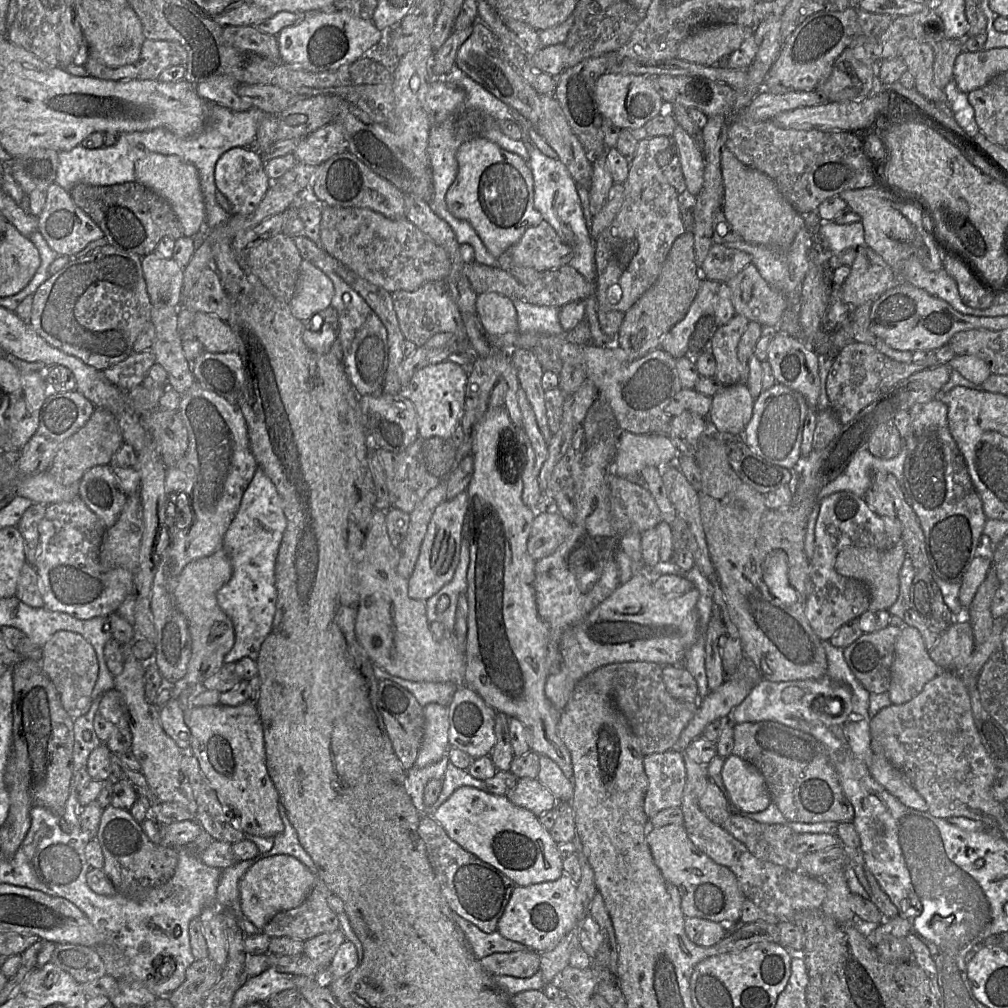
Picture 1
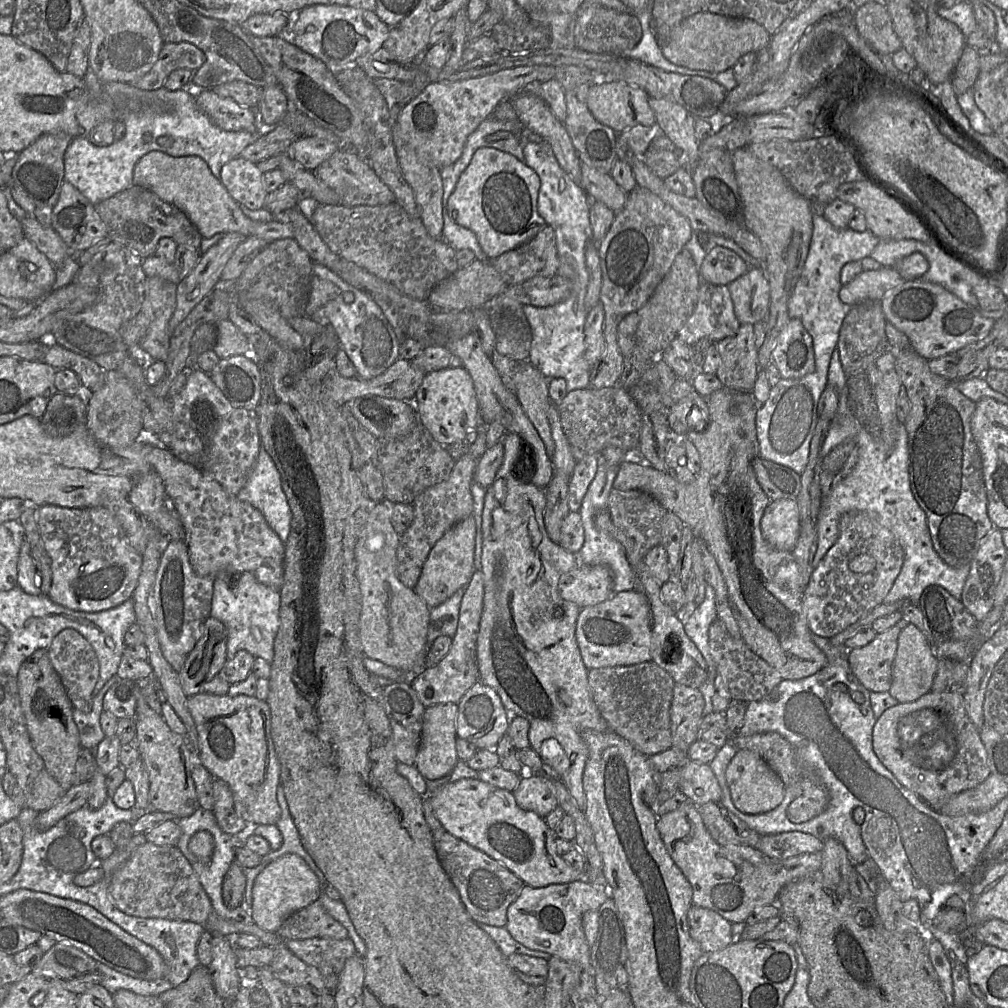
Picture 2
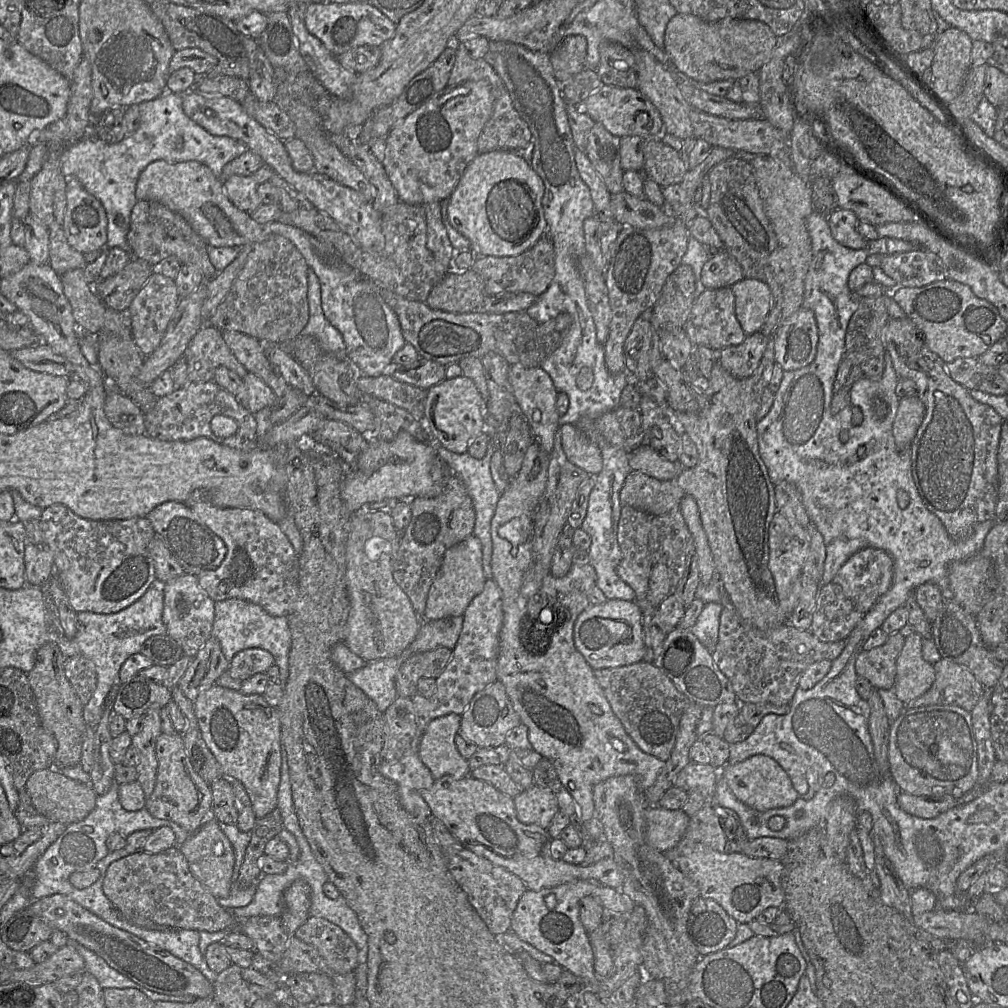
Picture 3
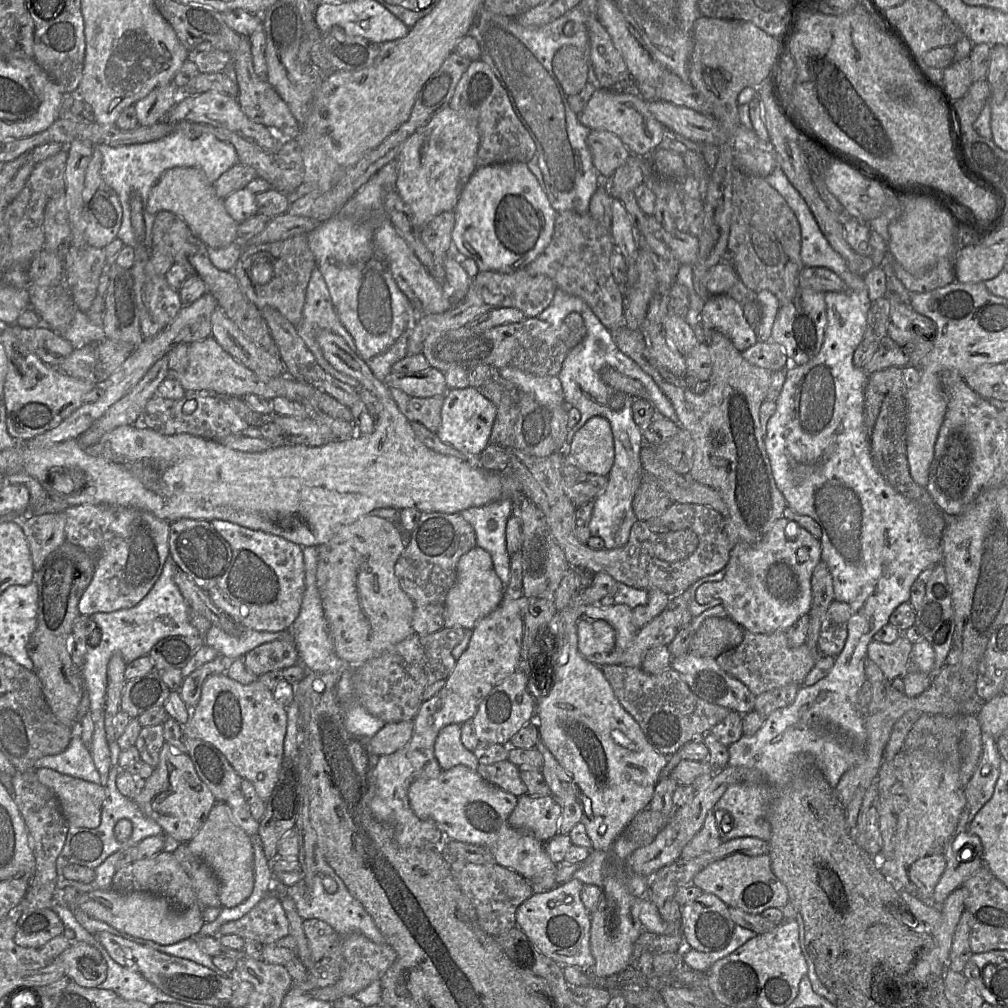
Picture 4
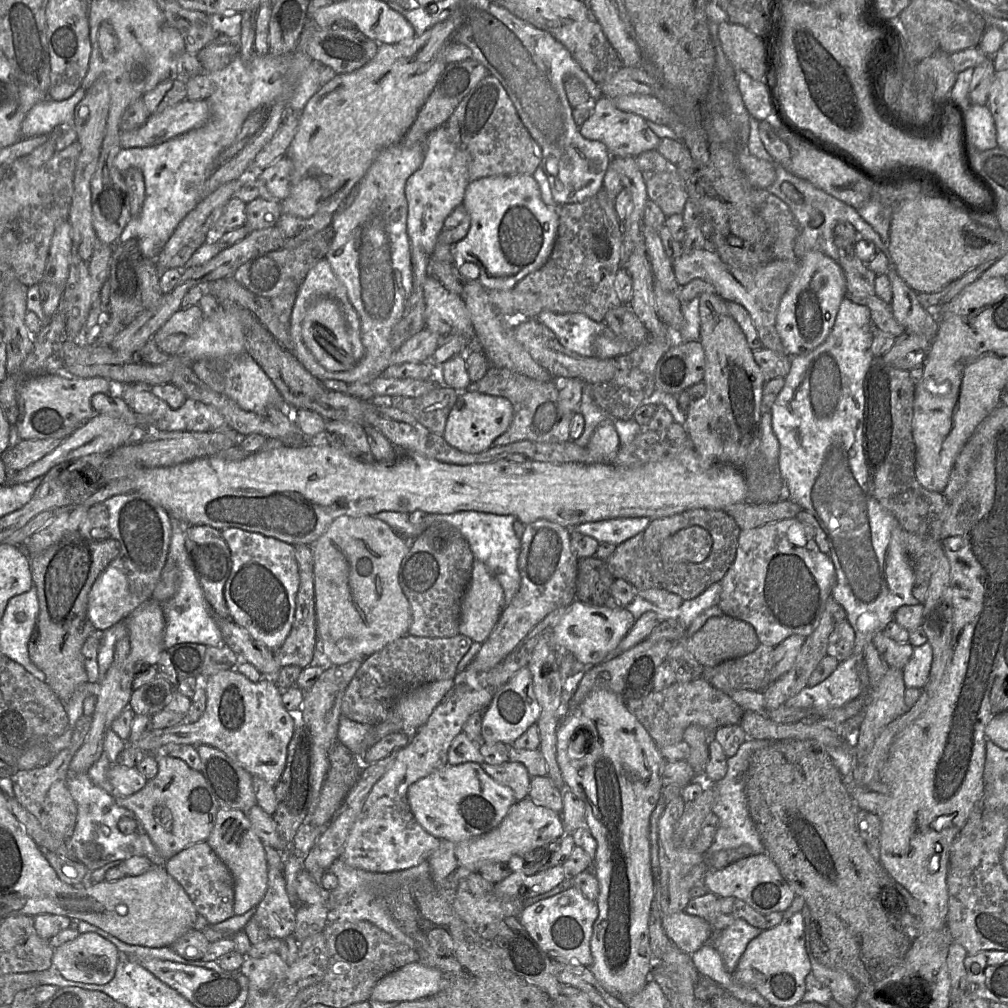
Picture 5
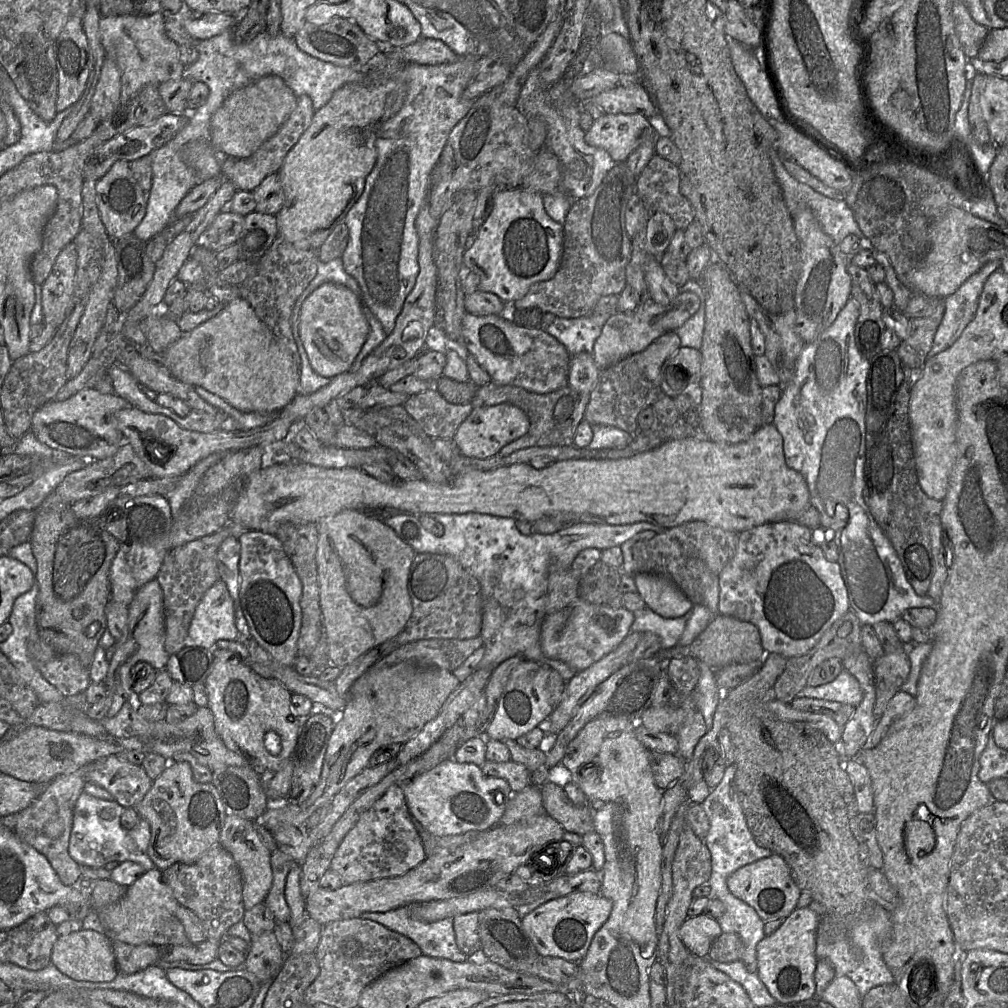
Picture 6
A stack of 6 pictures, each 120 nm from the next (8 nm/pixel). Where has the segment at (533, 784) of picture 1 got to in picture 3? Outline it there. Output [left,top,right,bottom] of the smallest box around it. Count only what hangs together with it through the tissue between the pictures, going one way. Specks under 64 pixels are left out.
[513,784,559,830]

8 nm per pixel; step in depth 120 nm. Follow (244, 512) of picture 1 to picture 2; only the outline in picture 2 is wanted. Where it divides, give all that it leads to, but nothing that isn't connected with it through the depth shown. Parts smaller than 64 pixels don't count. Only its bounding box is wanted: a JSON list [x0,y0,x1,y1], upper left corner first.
[210,442,292,664]

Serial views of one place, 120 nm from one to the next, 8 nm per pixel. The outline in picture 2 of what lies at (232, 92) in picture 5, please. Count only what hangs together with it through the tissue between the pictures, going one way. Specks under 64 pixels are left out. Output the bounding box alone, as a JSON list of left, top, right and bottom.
[64,87,265,205]

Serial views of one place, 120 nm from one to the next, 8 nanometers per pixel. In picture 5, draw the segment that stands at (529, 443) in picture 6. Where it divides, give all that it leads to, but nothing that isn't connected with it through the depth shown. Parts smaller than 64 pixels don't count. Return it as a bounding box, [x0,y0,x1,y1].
[465,367,574,446]

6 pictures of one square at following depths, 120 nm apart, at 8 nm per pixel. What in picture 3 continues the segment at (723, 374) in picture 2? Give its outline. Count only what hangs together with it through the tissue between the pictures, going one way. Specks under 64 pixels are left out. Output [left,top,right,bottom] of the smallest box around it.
[719,331,768,379]

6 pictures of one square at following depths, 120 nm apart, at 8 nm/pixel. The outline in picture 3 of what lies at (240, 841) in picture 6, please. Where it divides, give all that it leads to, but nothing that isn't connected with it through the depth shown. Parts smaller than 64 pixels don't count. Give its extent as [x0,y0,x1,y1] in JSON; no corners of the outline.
[180,817,235,898]

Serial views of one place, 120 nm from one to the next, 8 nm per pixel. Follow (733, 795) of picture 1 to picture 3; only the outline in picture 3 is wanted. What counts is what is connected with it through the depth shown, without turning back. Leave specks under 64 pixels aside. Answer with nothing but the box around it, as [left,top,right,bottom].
[720,754,798,812]

